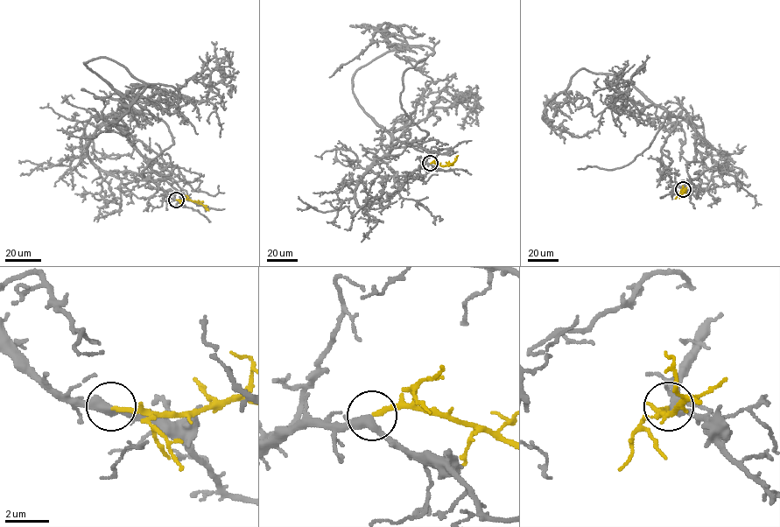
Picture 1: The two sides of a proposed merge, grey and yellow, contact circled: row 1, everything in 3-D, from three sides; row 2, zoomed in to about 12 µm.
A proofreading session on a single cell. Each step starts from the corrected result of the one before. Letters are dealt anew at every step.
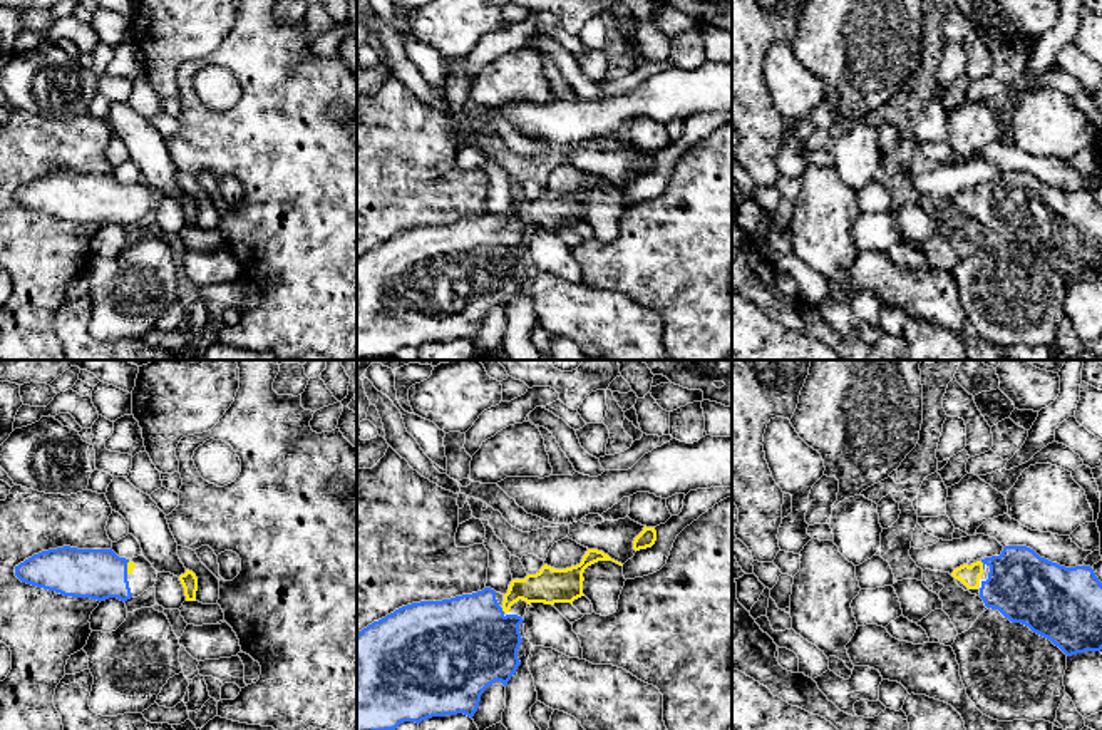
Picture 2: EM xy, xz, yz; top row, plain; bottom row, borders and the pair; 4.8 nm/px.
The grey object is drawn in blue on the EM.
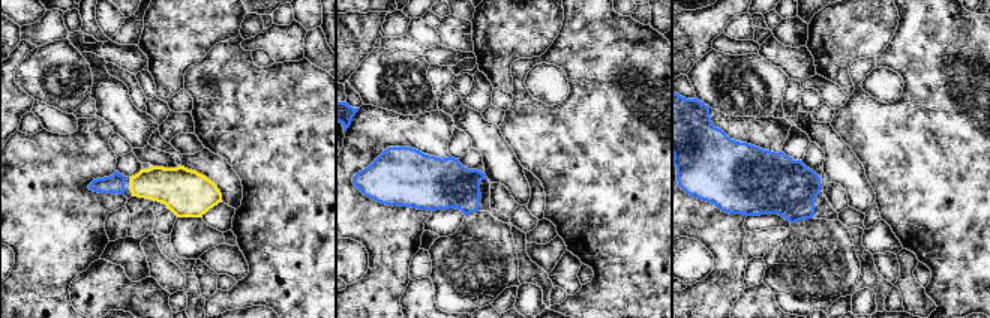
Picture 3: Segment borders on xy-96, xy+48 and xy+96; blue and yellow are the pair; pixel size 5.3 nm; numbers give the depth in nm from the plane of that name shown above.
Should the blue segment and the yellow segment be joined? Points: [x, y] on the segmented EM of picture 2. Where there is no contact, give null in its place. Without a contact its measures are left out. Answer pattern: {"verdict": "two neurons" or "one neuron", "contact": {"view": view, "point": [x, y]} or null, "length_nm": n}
{"verdict": "one neuron", "contact": {"view": "yz", "point": [983, 565]}, "length_nm": 40}

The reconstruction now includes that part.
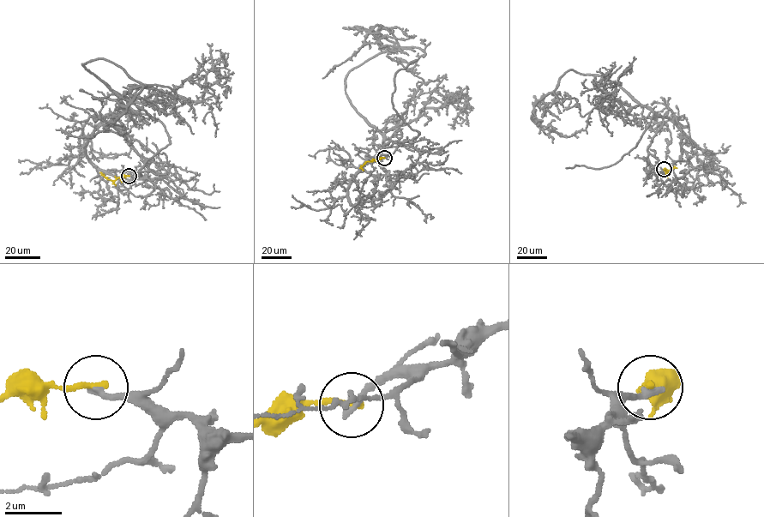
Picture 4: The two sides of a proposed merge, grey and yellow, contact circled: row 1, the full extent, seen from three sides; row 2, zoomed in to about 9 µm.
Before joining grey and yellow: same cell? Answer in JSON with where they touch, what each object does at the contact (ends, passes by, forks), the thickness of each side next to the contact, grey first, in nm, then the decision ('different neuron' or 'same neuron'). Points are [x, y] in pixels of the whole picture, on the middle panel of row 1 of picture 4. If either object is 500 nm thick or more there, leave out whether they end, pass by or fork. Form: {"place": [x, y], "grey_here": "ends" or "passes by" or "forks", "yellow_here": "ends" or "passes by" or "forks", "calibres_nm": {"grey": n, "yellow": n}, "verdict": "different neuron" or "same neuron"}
{"place": [384, 158], "grey_here": "ends", "yellow_here": "ends", "calibres_nm": {"grey": 240, "yellow": 240}, "verdict": "different neuron"}

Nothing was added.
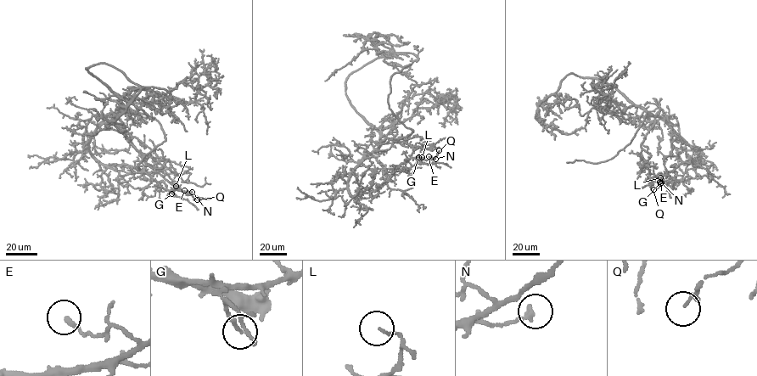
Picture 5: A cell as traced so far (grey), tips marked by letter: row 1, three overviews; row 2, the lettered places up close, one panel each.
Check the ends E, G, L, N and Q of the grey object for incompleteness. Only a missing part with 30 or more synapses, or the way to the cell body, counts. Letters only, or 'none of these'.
none of these

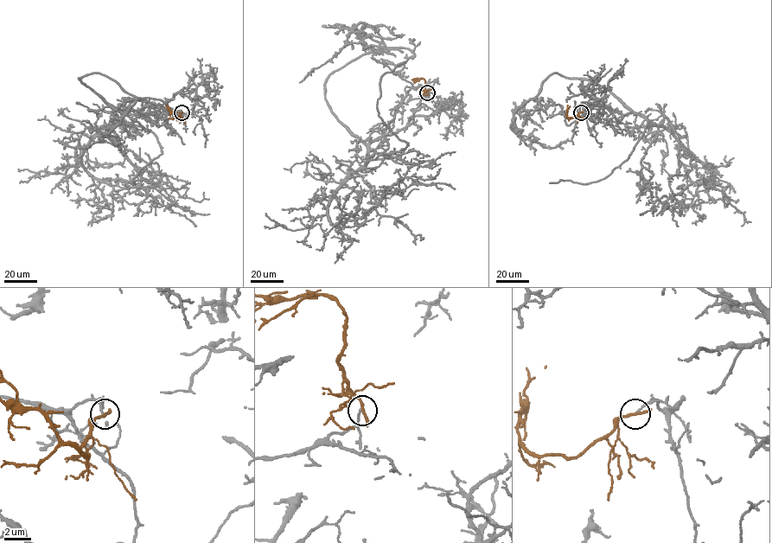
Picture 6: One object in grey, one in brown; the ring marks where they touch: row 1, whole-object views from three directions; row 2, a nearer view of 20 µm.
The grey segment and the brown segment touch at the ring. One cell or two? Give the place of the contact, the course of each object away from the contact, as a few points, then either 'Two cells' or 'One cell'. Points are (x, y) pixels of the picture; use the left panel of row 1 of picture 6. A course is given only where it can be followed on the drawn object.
Place: (181, 112). Course of grey: (181, 112), (147, 105), (137, 115), (118, 111), (79, 79), (94, 73), (137, 99), (86, 147), (54, 140). Course of brown: (181, 112), (179, 118), (165, 105). Two cells

